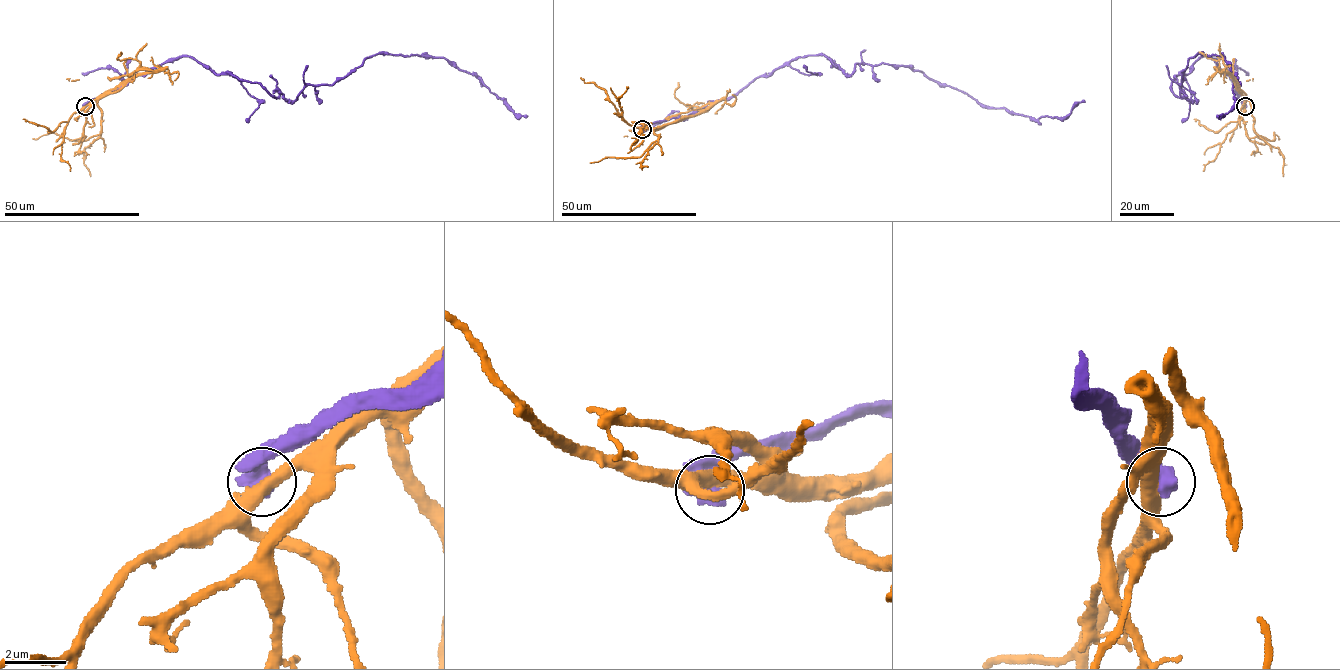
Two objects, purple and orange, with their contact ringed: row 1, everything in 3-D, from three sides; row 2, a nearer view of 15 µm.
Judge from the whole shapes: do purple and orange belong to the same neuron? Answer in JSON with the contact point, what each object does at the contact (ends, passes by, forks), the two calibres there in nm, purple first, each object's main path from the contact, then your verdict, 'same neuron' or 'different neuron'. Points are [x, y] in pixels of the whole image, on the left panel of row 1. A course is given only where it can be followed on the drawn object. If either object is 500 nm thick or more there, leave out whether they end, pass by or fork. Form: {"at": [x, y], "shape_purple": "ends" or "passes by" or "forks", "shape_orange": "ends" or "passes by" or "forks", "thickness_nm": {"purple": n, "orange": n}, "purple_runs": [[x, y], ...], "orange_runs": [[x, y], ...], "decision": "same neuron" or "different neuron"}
{"at": [85, 106], "shape_purple": "passes by", "shape_orange": "passes by", "thickness_nm": {"purple": 480, "orange": 440}, "purple_runs": [[84, 106], [182, 56], [292, 100], [307, 85], [333, 84], [366, 58], [391, 54], [447, 59], [527, 116]], "orange_runs": [[84, 106], [116, 92], [129, 80], [149, 70], [135, 59], [117, 59], [120, 52]], "decision": "different neuron"}

